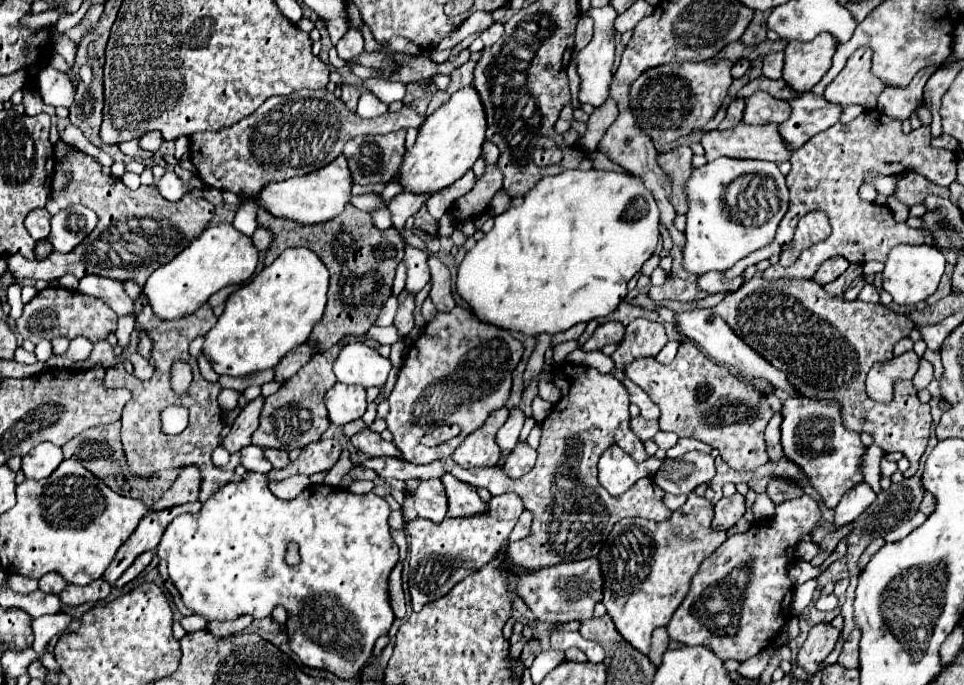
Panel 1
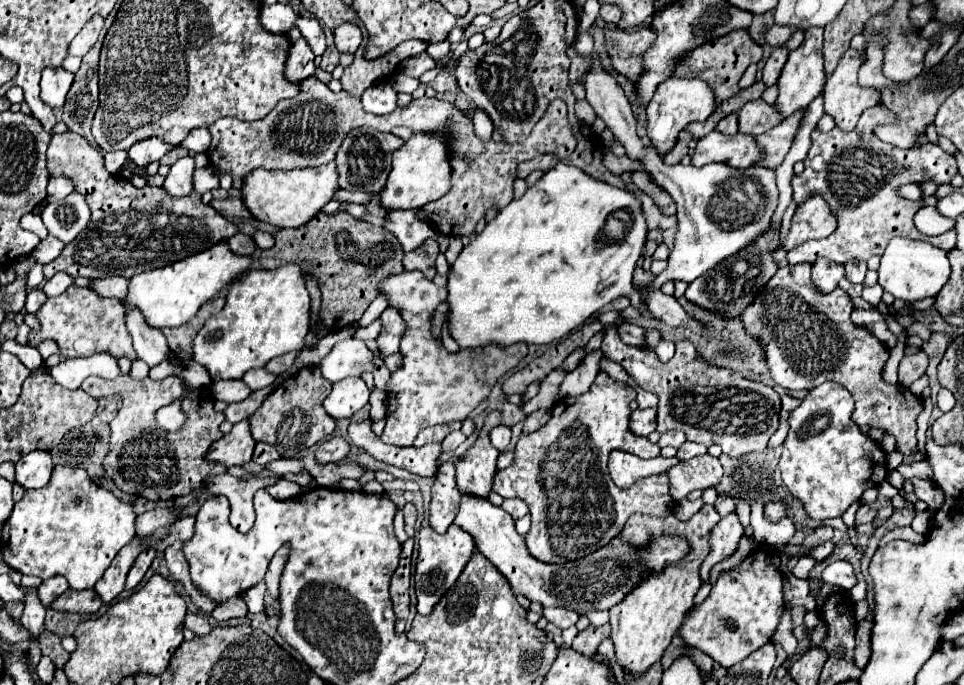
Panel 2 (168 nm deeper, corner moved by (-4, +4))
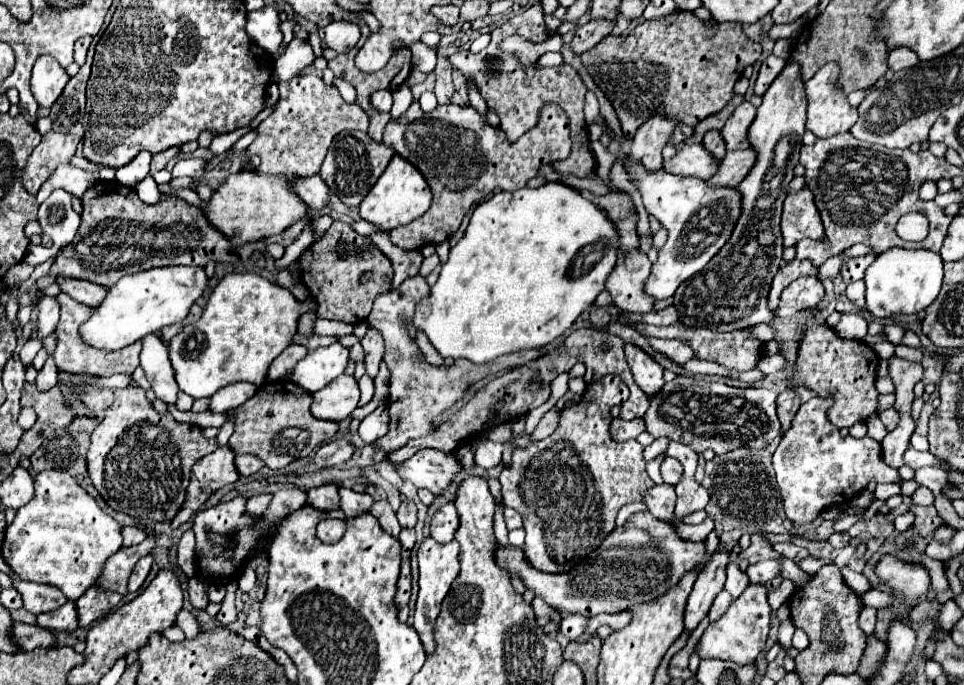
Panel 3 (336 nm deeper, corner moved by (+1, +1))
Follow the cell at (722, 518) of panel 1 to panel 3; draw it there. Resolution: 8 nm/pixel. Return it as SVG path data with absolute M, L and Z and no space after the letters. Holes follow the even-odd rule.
M722 547L718 549L708 565L698 573L698 579L692 587L692 593L688 597L688 605L686 605L686 617L684 617L684 625L688 631L692 631L702 617L708 613L714 597L722 591L724 581L726 581L726 563L728 563L728 551Z

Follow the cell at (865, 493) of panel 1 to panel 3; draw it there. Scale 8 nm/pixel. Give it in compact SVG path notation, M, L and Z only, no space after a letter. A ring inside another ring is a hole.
M766 559L760 563L752 563L746 573L750 577L750 583L766 583L770 579L774 579L776 575L780 575L780 567L782 567L782 559Z

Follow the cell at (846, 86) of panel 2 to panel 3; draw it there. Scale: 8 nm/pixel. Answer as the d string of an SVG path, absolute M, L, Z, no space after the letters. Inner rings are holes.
M826 63L822 69L818 69L818 73L810 81L806 81L806 95L808 95L806 129L810 129L816 137L832 137L838 133L846 133L858 119L858 107L852 107L846 101L844 91L840 91L838 87L838 75L840 75L840 65Z

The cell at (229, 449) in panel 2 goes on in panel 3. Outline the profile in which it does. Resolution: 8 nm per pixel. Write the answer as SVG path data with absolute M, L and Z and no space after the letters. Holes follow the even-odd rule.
M224 445L194 463L186 503L184 509L172 519L172 529L178 529L178 525L188 521L188 517L196 513L214 491L228 483L234 483L240 477L234 467L234 457L234 451Z

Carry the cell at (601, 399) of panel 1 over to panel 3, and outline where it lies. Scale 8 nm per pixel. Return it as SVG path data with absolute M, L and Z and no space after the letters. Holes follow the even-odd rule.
M606 375L596 383L590 383L582 401L562 409L560 423L556 431L542 441L532 441L528 447L516 447L512 453L512 463L500 473L502 483L502 503L520 511L524 519L526 543L524 553L532 567L546 573L564 573L590 555L608 533L614 531L614 521L620 507L644 501L644 491L654 487L654 481L644 469L644 447L638 441L616 443L610 435L612 415L610 409L628 399L628 387L616 375Z

